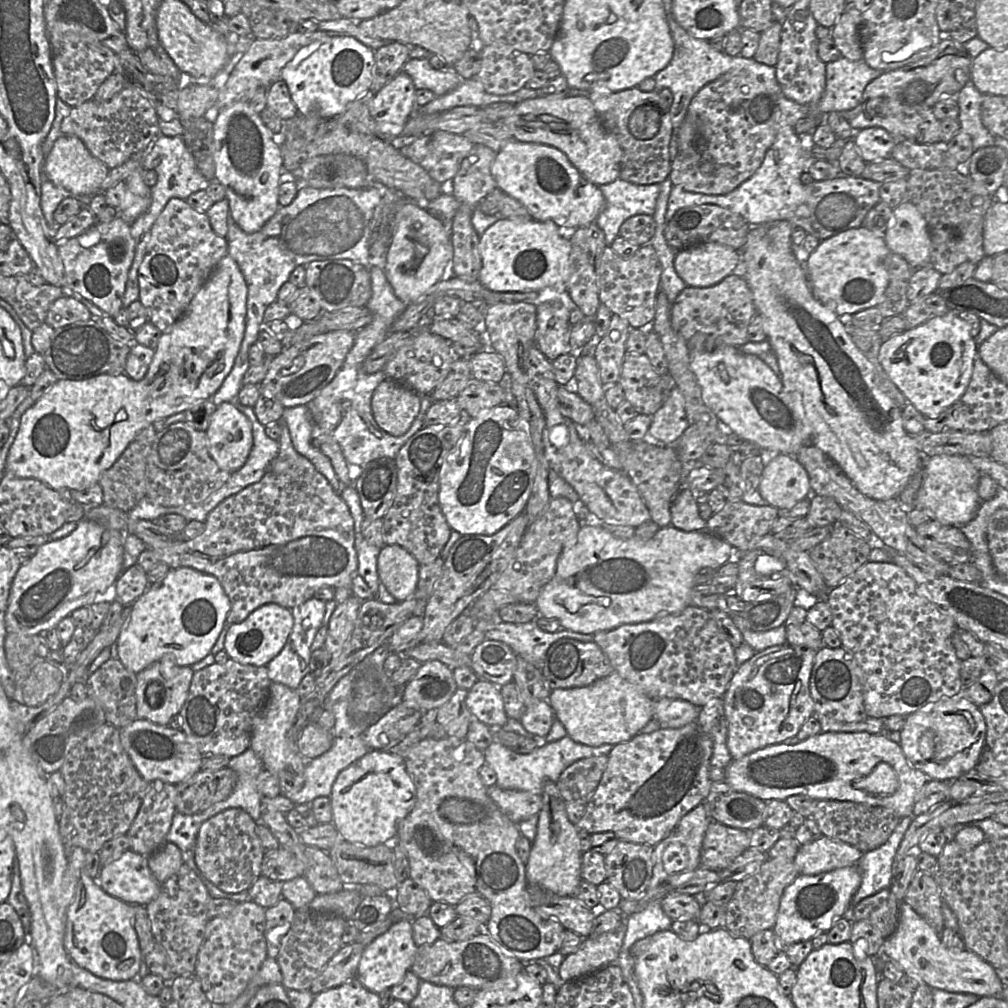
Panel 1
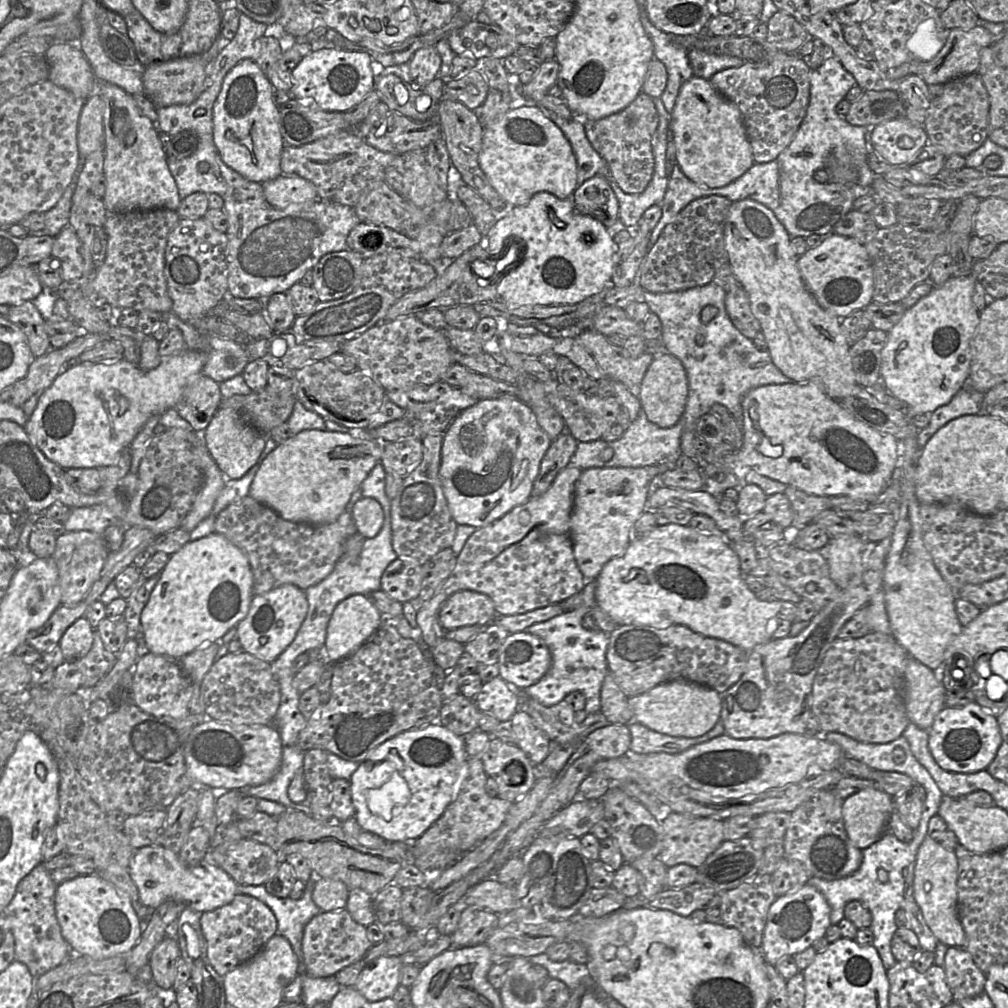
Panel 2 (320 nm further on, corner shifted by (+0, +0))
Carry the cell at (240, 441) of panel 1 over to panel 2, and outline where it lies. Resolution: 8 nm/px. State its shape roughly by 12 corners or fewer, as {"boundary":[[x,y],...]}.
{"boundary":[[221,407],[205,429],[211,456],[230,479],[257,463],[266,436]]}

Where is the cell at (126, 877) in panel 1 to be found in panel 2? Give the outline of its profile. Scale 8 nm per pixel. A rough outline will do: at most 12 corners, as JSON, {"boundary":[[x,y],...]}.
{"boundary":[[162,845],[135,849],[127,870],[142,904],[206,912],[236,881]]}

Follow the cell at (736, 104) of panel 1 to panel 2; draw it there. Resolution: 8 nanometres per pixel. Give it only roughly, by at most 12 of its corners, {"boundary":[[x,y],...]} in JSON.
{"boundary":[[796,53],[715,73],[754,163],[792,141],[810,99]]}

